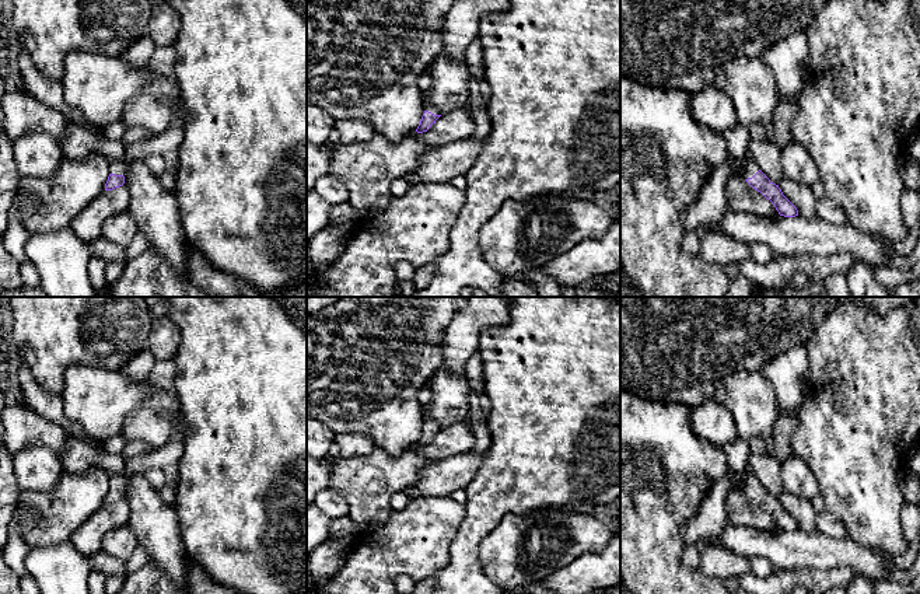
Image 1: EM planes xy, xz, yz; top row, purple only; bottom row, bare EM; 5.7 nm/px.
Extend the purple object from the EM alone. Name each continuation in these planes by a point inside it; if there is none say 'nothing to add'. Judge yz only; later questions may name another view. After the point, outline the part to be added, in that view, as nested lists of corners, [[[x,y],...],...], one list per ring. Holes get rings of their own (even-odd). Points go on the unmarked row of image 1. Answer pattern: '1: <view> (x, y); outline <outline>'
1: yz (749, 479); outline [[[746,471],[744,474],[744,483],[741,486],[741,492],[742,493],[748,493],[748,492],[752,492],[758,485],[759,485],[759,479],[753,475],[752,471]]]

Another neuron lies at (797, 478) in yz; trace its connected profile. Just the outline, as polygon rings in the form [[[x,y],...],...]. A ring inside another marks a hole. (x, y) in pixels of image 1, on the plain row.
[[[791,455],[781,464],[781,486],[783,490],[807,500],[819,495],[812,469],[797,455]]]

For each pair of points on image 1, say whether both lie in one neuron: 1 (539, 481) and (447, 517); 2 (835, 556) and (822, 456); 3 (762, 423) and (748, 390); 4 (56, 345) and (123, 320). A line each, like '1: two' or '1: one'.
1: two
2: two
3: one
4: one

